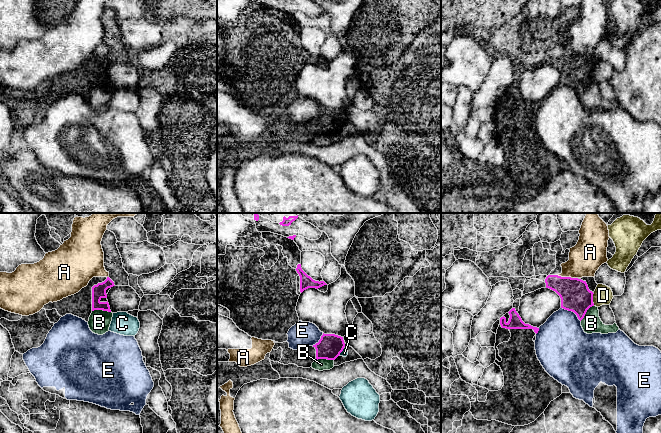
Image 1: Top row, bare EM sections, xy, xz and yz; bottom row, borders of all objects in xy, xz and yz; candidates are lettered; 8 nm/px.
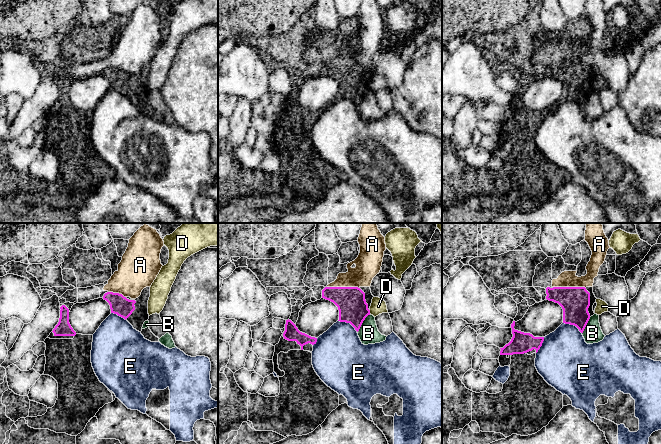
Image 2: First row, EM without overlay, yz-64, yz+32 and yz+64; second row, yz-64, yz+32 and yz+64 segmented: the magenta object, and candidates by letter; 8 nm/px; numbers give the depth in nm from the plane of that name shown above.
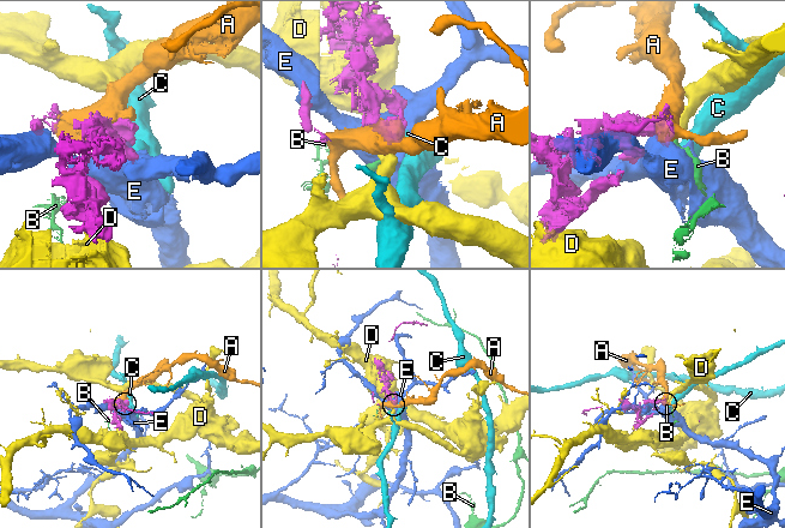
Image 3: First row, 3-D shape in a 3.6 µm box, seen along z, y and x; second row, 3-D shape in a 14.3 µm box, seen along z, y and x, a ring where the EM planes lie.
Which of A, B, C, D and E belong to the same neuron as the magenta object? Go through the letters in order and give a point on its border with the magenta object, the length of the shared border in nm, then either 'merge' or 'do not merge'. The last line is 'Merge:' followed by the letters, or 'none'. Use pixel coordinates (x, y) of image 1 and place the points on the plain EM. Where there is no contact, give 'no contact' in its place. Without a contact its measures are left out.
A: contact yz (567, 53); length 170 nm; do not merge
B: contact xy (101, 85); length 150 nm; do not merge
C: contact xz (341, 127); length 80 nm; do not merge
D: contact yz (592, 75); length 100 nm; do not merge
E: contact yz (572, 87); length 200 nm; do not merge
Merge: none

